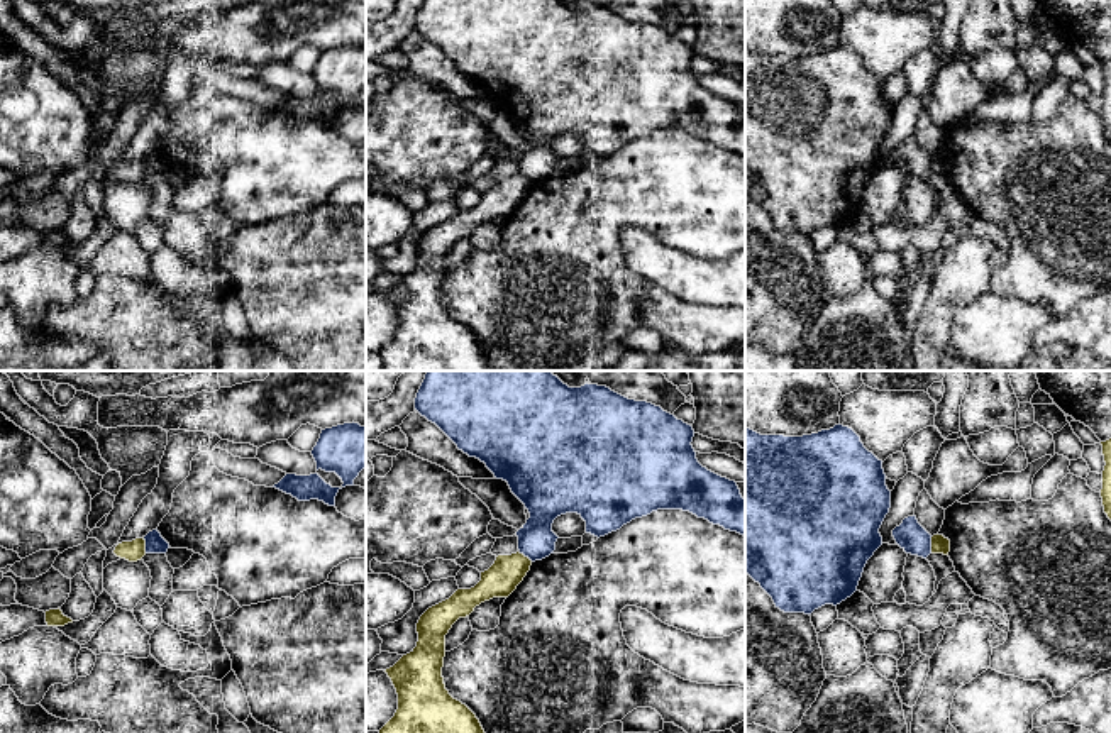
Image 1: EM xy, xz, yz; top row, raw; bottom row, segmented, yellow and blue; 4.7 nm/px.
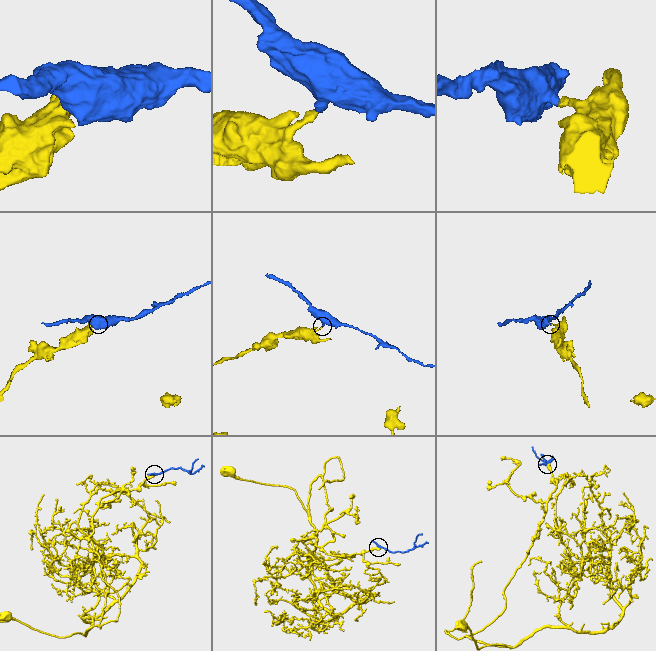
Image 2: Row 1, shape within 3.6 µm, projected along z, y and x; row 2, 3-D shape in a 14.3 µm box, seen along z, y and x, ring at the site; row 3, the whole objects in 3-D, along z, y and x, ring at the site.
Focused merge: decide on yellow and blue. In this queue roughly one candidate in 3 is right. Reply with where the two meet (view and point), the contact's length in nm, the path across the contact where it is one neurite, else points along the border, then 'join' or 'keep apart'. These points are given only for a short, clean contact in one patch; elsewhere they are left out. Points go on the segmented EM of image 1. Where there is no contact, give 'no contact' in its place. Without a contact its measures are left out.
contact xy (144, 545); length 80 nm; border xy (143, 537), (146, 552); keep apart

